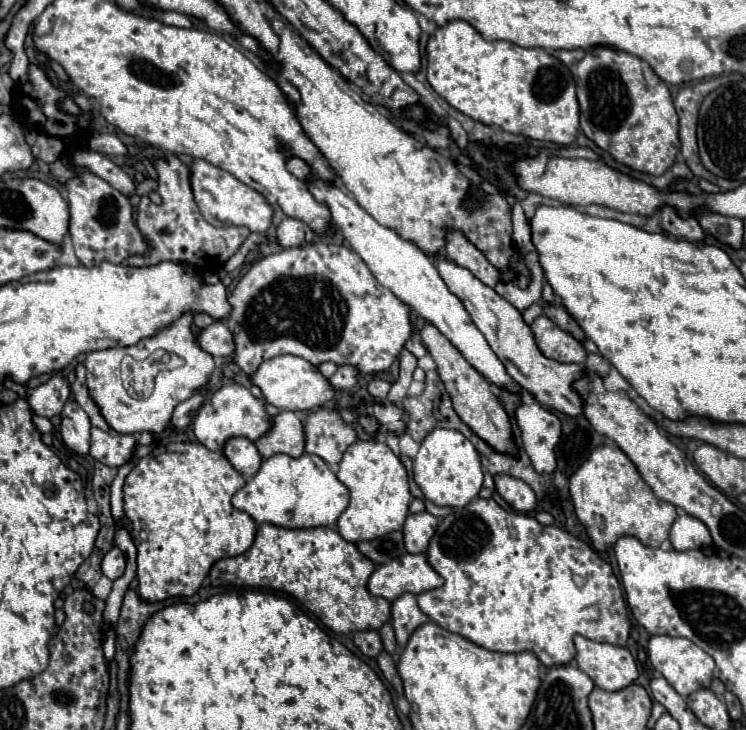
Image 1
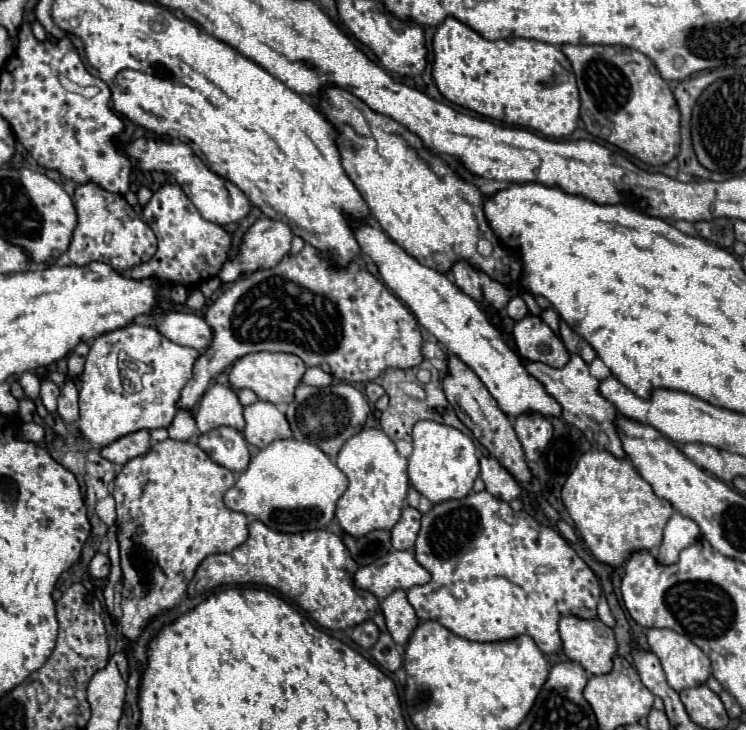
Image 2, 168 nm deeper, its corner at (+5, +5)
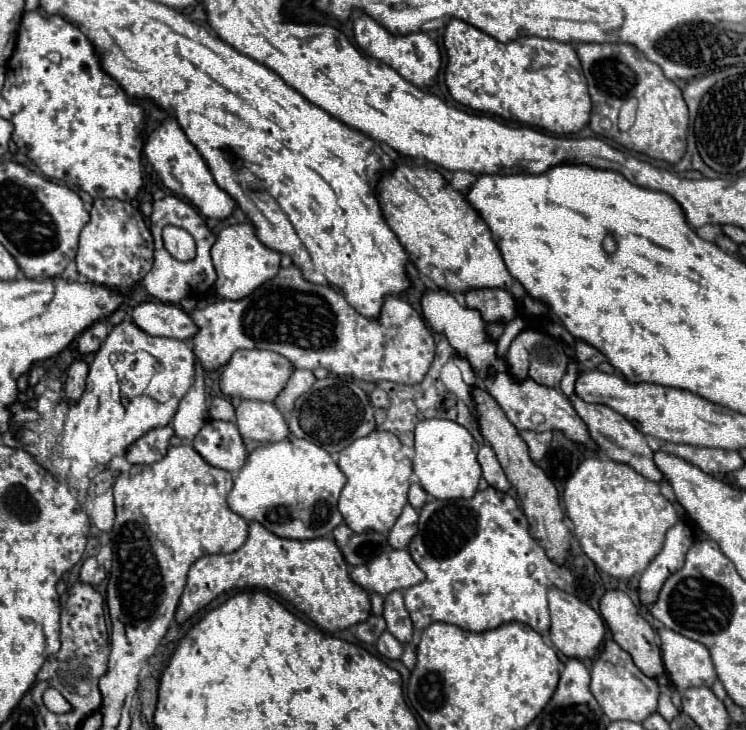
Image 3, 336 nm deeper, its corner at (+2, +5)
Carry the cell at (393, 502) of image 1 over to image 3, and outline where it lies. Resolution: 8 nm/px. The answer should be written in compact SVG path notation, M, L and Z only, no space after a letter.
M373 431L367 437L361 437L353 441L349 447L345 447L339 453L339 469L345 473L347 483L339 497L339 511L349 527L353 531L381 531L387 533L397 517L401 515L401 509L407 505L407 489L409 489L409 477L411 477L411 461L401 455L401 443L393 433L387 431Z

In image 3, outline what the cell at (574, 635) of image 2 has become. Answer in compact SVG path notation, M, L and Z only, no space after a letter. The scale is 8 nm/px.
M549 587L547 599L549 599L549 611L551 611L549 637L551 637L551 643L555 645L555 649L559 649L563 655L575 657L575 659L593 657L605 637L605 625L603 625L601 615L595 613L585 601L581 601L573 593L567 593L559 587Z

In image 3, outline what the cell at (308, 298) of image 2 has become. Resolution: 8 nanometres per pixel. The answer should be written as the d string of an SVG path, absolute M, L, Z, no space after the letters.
M297 267L279 269L275 279L263 283L255 293L241 301L221 299L203 309L195 309L191 319L197 325L197 333L193 335L193 351L207 371L225 365L237 349L267 349L289 359L295 369L315 371L317 367L323 367L333 375L349 375L371 383L393 381L401 385L419 385L435 357L433 333L425 319L409 303L397 297L387 297L381 317L377 321L365 319L345 301L341 293L333 291L331 287L305 281Z

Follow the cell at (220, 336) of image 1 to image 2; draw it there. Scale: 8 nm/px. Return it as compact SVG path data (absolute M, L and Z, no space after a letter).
M178 311L178 313L154 315L154 319L156 319L156 329L164 337L168 337L170 341L174 341L178 345L192 347L200 353L206 351L212 335L214 335L210 331L210 325L204 321L204 317L200 317L196 313Z

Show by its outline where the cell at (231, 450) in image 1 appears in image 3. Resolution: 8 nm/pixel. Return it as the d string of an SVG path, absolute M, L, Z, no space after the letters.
M207 421L193 439L195 451L213 467L237 473L247 459L243 439L235 423Z

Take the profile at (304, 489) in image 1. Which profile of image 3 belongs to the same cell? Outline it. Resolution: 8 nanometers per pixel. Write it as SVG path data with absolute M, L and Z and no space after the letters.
M289 435L283 441L261 445L249 453L235 477L227 503L233 513L245 521L261 523L277 537L317 539L343 523L337 499L345 481L345 475L325 449Z

